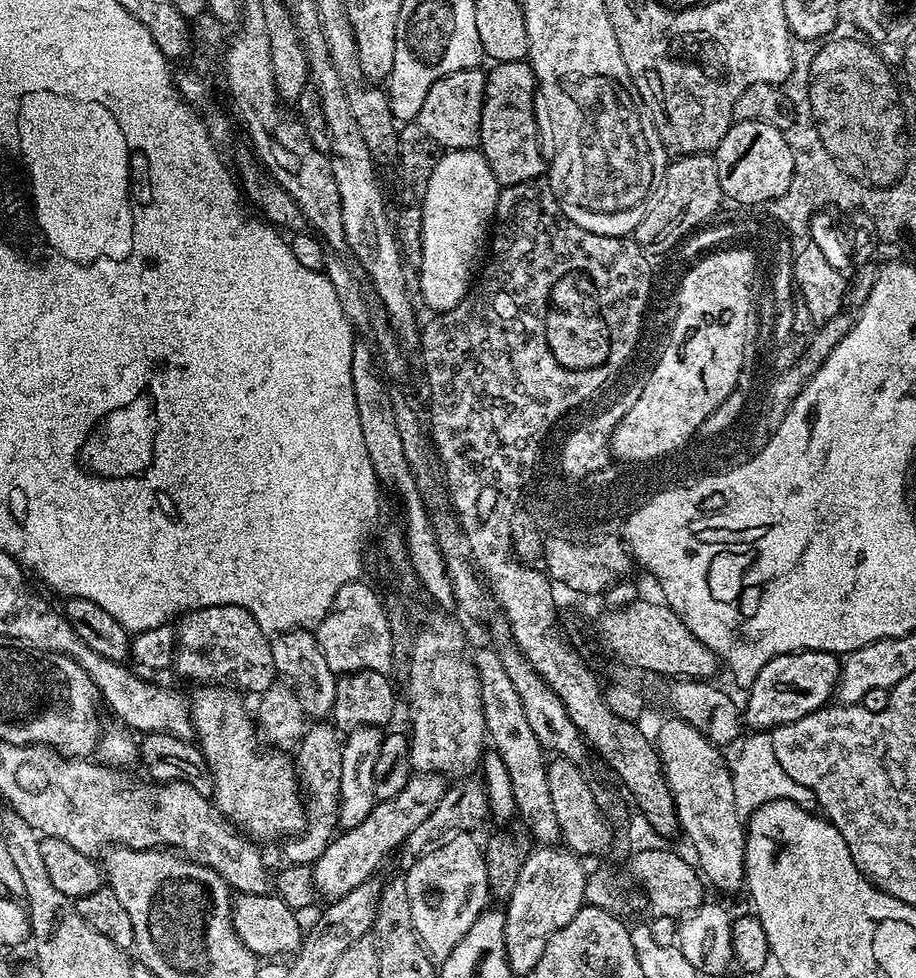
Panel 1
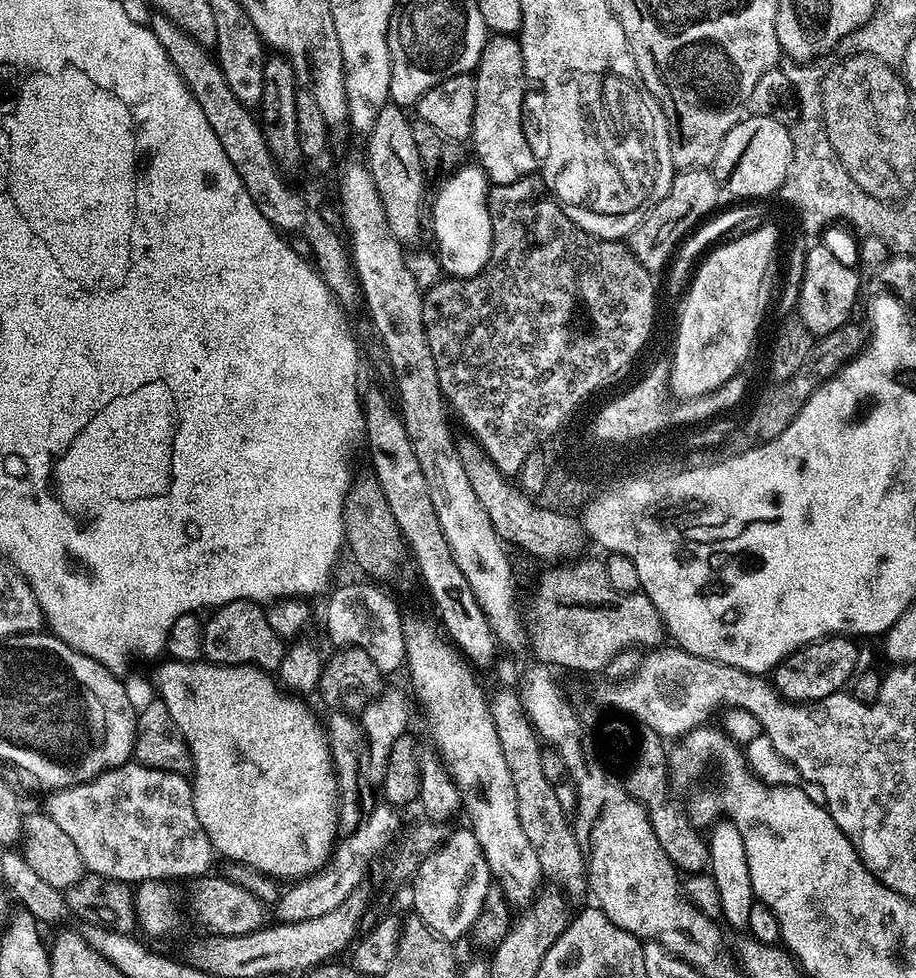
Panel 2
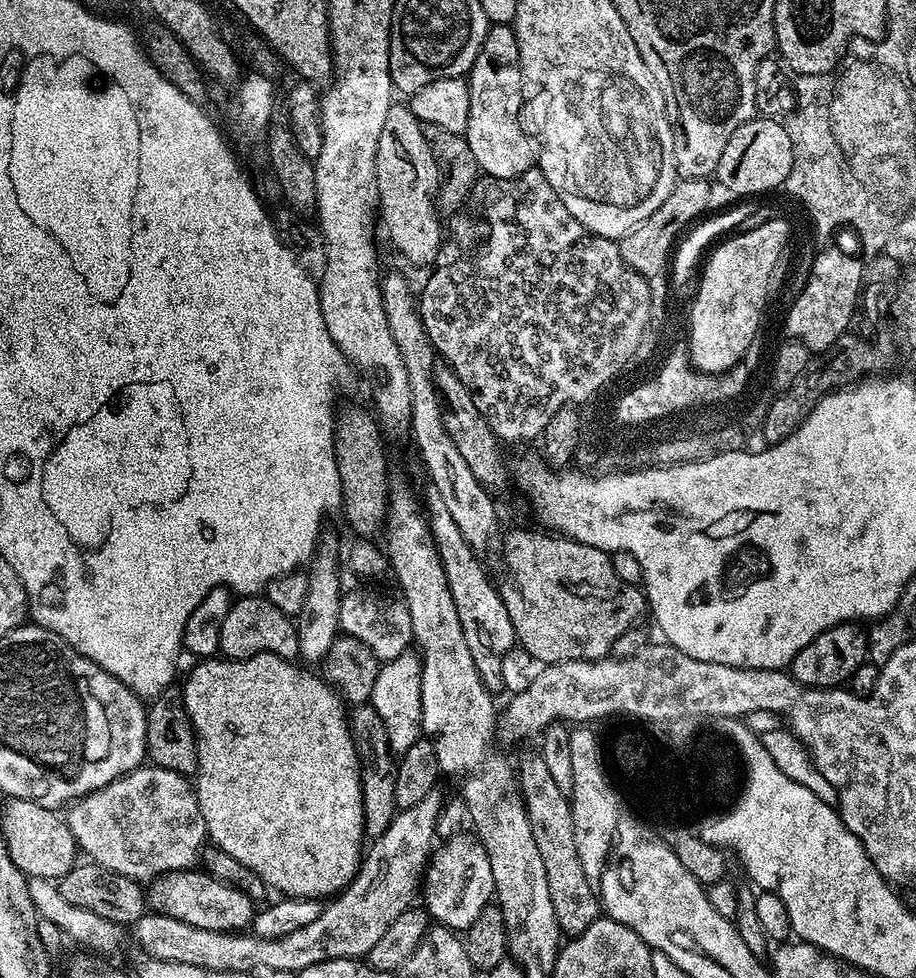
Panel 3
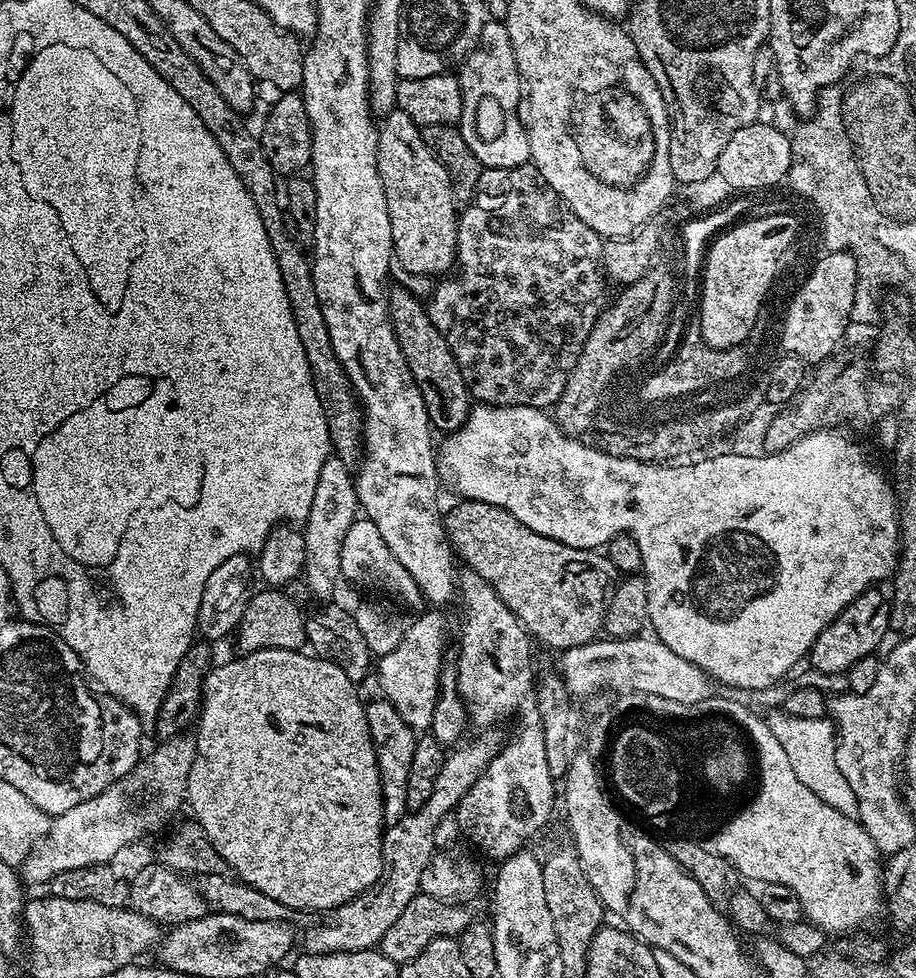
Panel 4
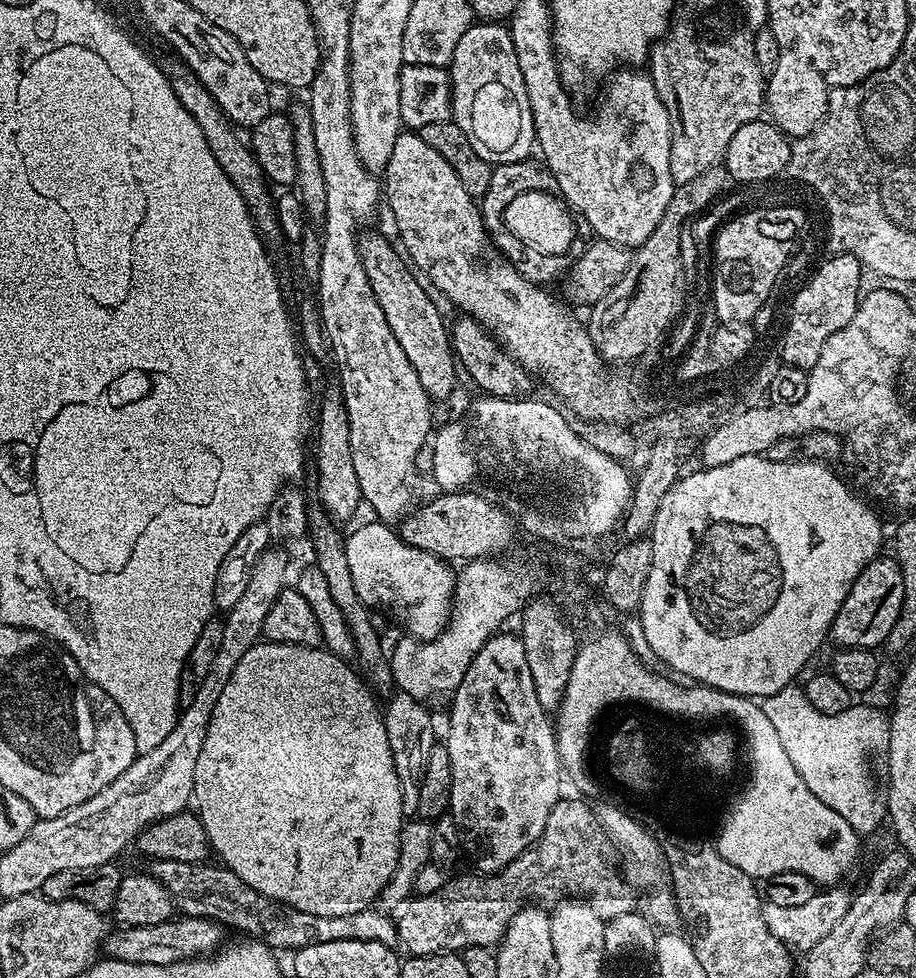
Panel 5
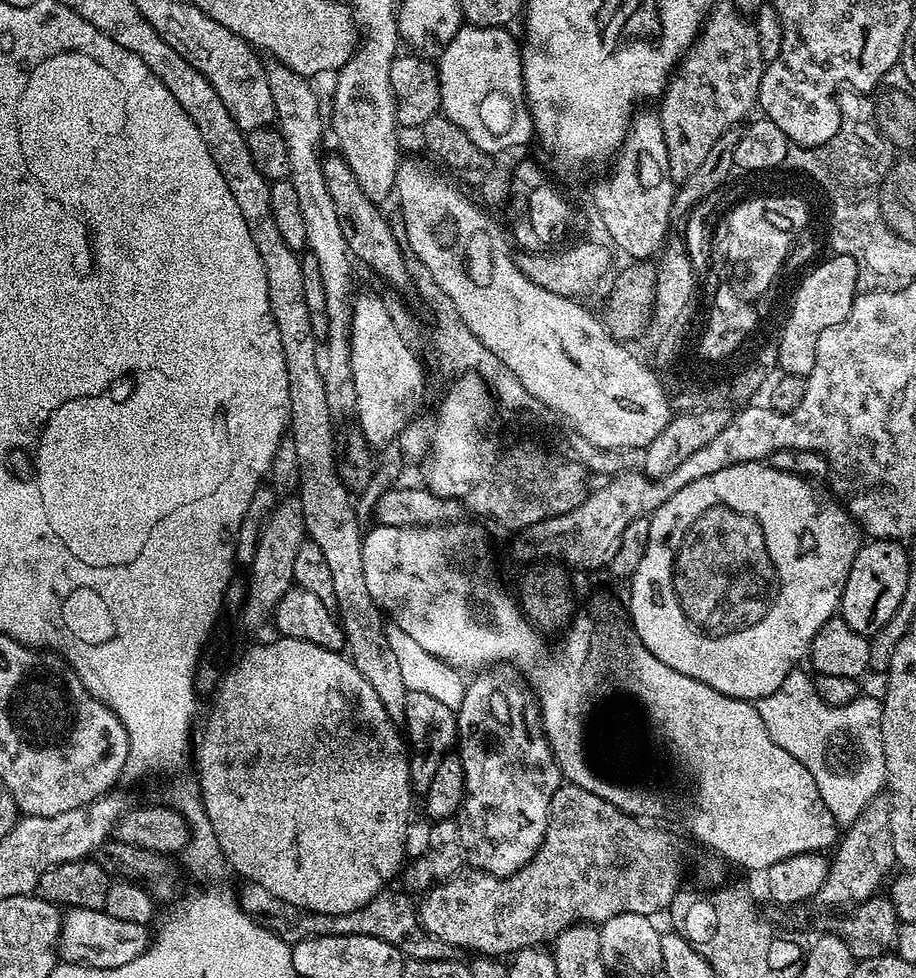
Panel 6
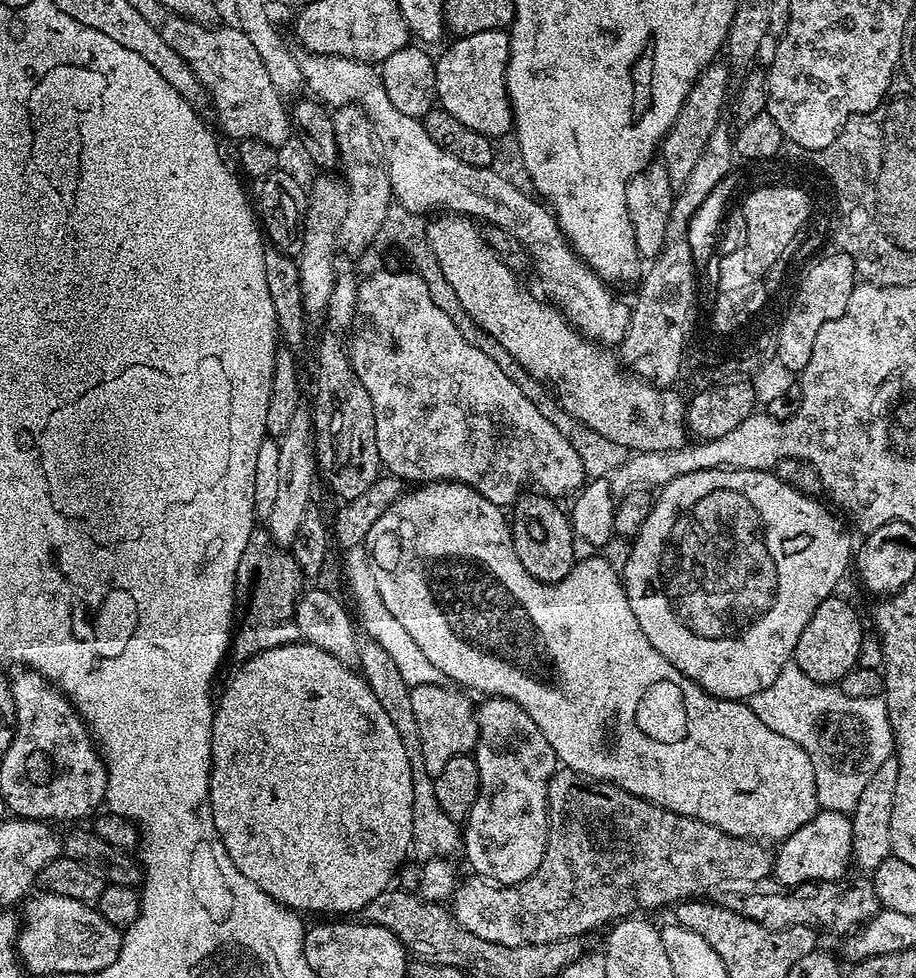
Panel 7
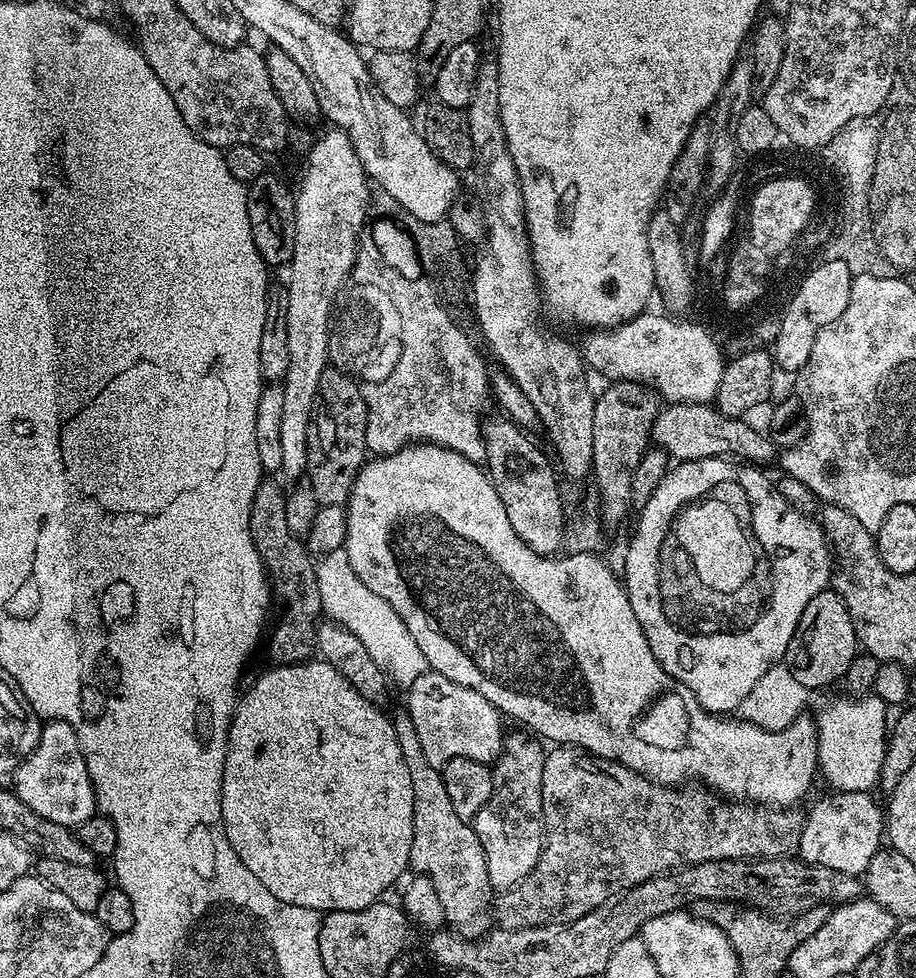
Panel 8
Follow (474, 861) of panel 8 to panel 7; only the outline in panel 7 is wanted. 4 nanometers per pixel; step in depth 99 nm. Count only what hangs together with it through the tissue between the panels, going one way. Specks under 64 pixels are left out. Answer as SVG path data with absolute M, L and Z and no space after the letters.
M367 638L361 639L358 646L358 658L360 659L358 669L360 675L370 686L374 698L378 698L382 710L386 710L390 722L394 722L394 730L398 730L402 738L402 746L406 746L406 758L410 758L414 782L411 855L420 862L455 857L455 852L457 855L462 848L462 828L457 821L446 818L446 814L442 814L442 806L438 806L438 798L434 798L434 779L426 774L422 766L418 722L414 719L414 706L410 703L412 688L402 679L398 666L394 666L394 660L390 658L390 654L386 654L386 650L382 650L382 646L378 646L378 642Z

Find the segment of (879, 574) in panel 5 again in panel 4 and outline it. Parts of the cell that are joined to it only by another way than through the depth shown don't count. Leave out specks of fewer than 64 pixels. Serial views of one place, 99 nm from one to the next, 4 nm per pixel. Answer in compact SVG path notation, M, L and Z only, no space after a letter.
M879 587L867 588L850 606L846 606L818 634L818 638L812 643L810 661L824 676L836 676L846 674L854 662L862 658L873 655L877 651L876 647L884 640L884 635L890 629L893 608L890 603L890 596L887 591L879 592Z

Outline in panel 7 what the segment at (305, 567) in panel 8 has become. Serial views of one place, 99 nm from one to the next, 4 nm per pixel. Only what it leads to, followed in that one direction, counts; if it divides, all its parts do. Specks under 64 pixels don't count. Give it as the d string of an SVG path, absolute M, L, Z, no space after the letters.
M253 527L248 545L238 562L238 570L236 571L236 611L230 645L231 659L243 662L266 650L274 650L287 644L297 643L300 640L300 631L296 625L296 607L305 591L306 577L304 571L298 566L298 562L294 562L283 547L273 544L272 535L268 533L267 527Z

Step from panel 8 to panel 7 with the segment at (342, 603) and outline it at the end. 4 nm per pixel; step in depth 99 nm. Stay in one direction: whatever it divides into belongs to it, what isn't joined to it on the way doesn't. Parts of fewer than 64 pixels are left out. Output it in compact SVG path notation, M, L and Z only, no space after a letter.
M363 547L347 549L344 556L344 580L348 583L348 592L352 595L352 600L356 603L354 616L362 629L363 635L369 640L378 642L386 654L394 660L394 666L398 666L402 679L410 686L430 686L431 684L444 684L446 677L422 654L422 650L414 643L414 638L410 638L409 632L401 626L398 618L386 610L386 602L382 602L382 594L378 594L378 586L374 586L374 574L370 574L368 565L368 554Z

